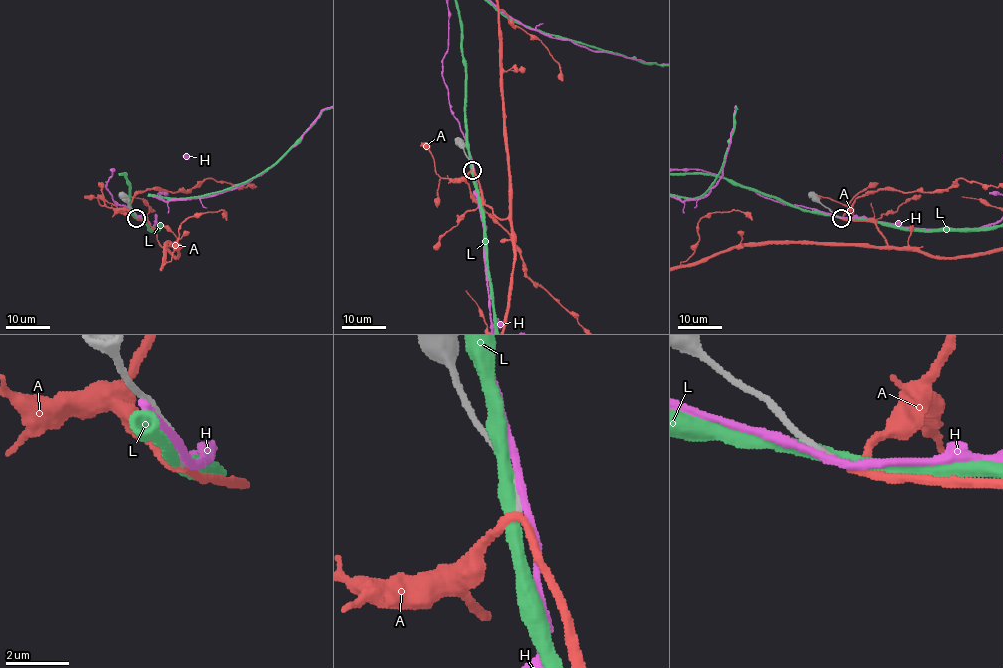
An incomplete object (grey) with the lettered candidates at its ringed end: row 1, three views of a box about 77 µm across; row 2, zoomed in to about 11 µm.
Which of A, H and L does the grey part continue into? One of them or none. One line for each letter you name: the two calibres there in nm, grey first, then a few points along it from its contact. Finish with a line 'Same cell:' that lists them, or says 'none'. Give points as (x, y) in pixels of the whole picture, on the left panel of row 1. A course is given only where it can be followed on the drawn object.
Same cell: none

